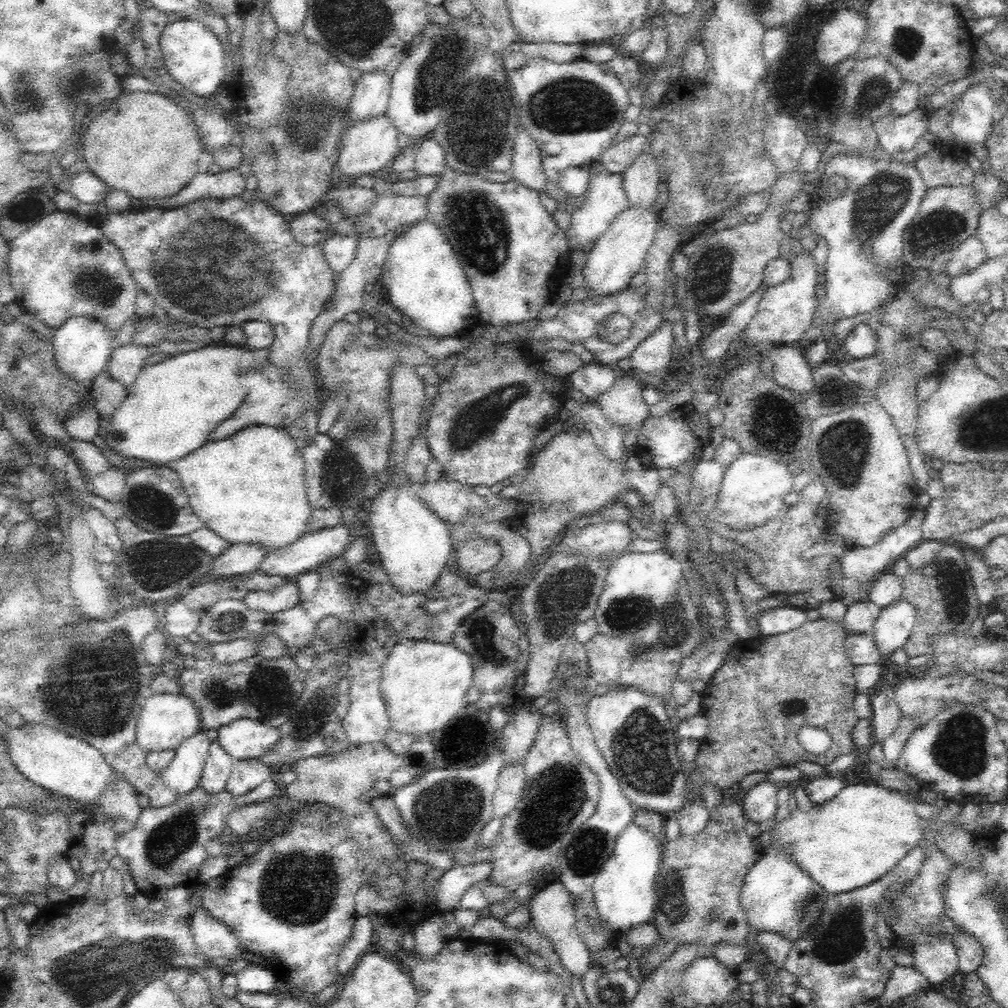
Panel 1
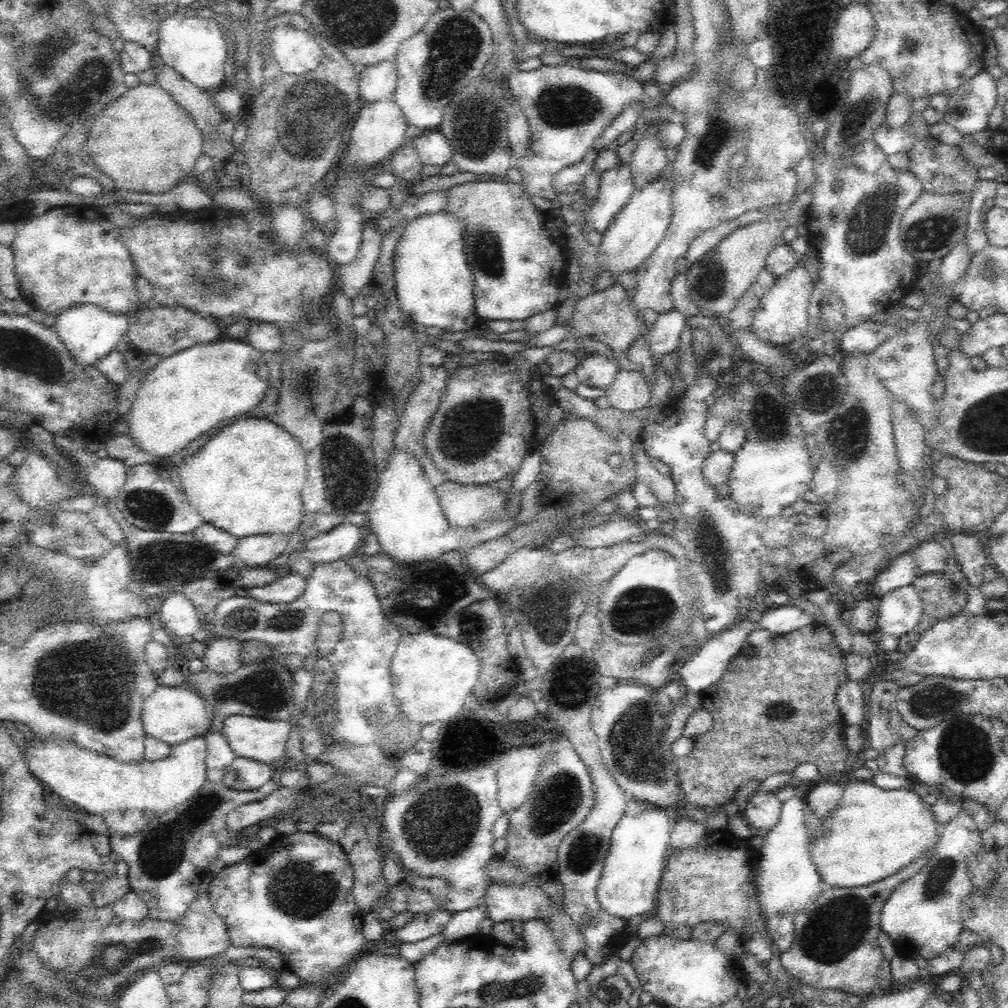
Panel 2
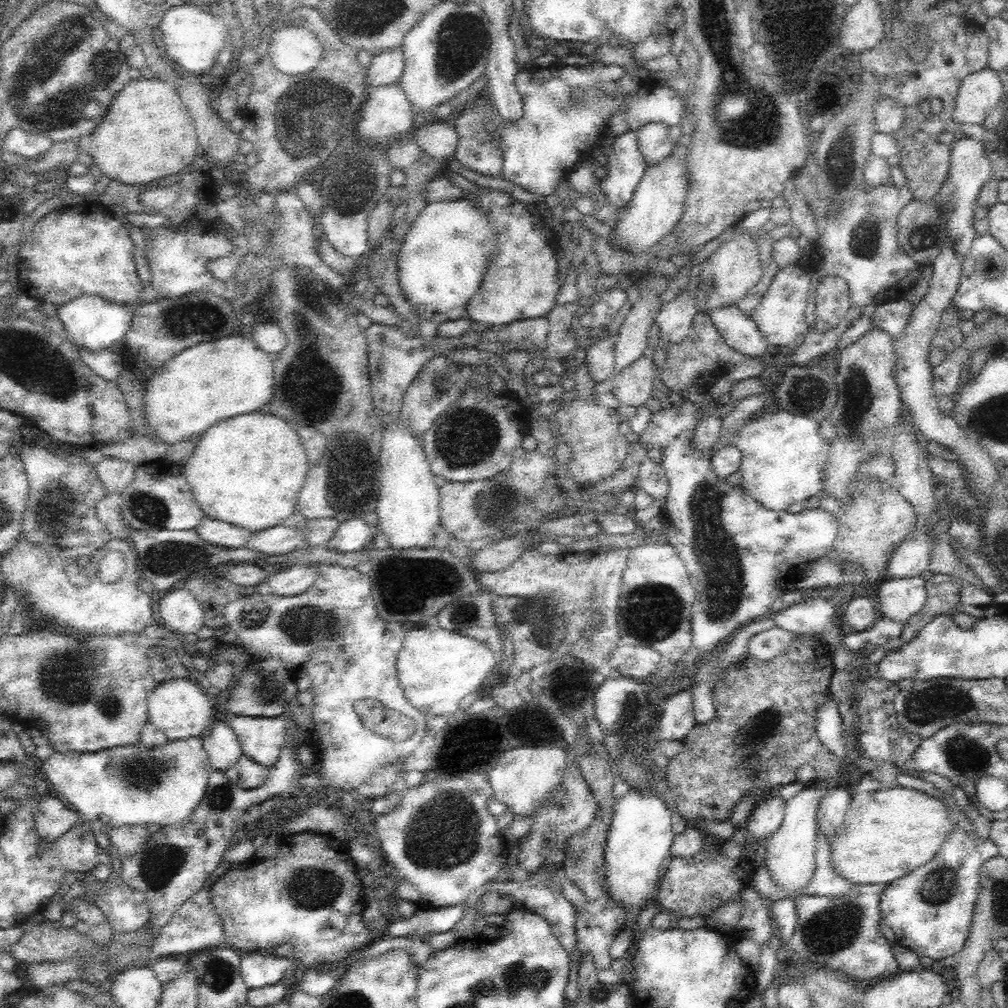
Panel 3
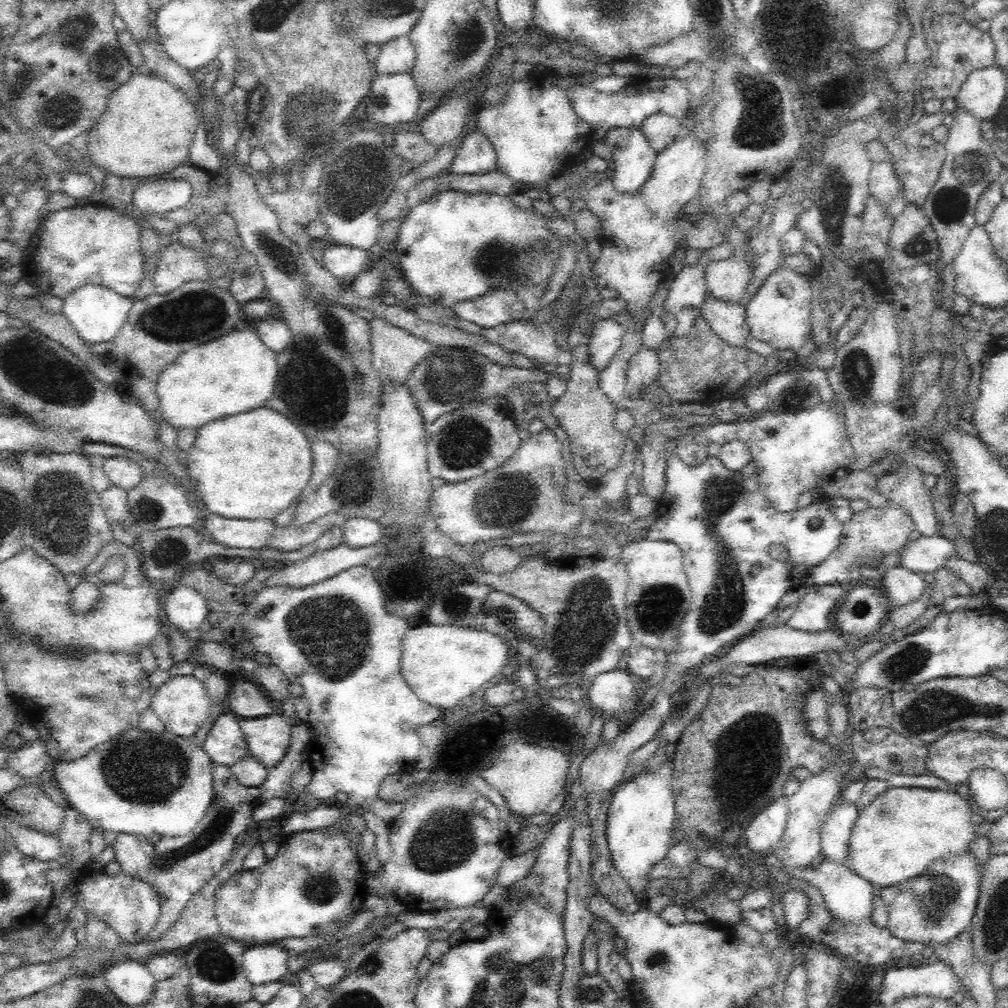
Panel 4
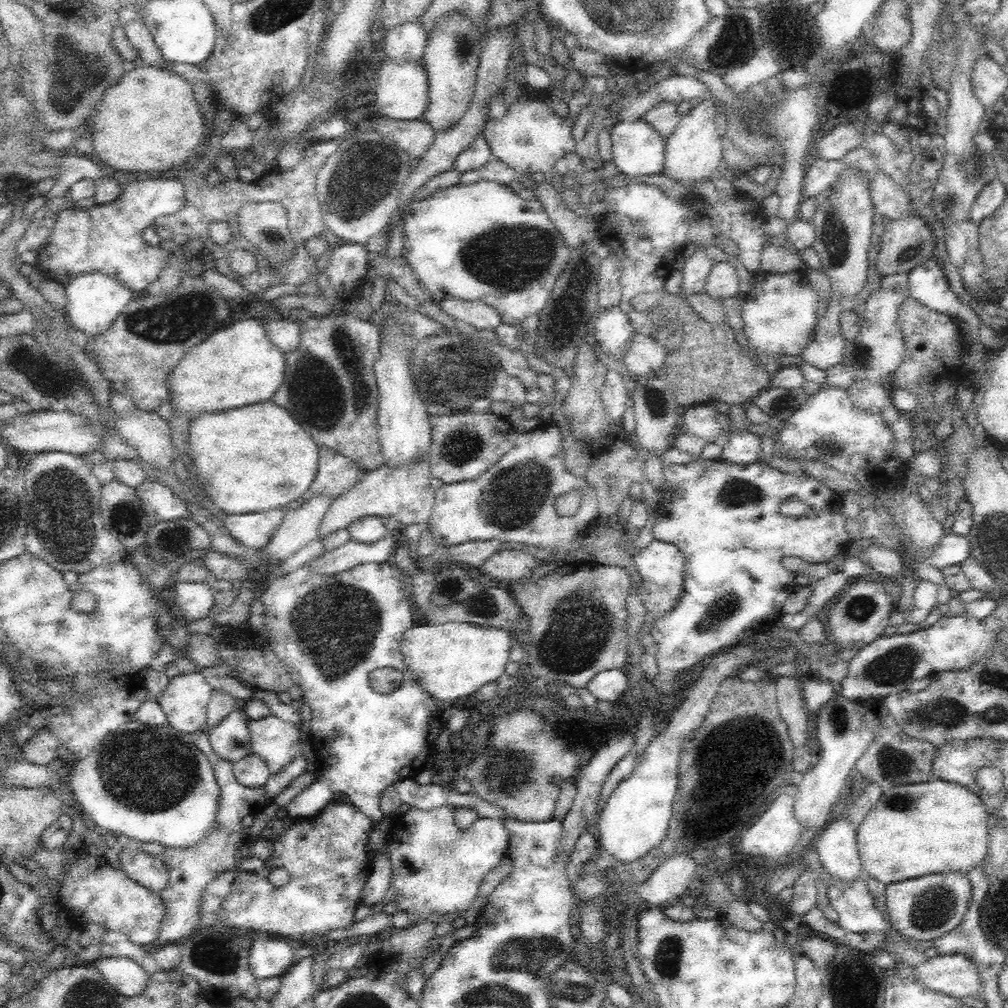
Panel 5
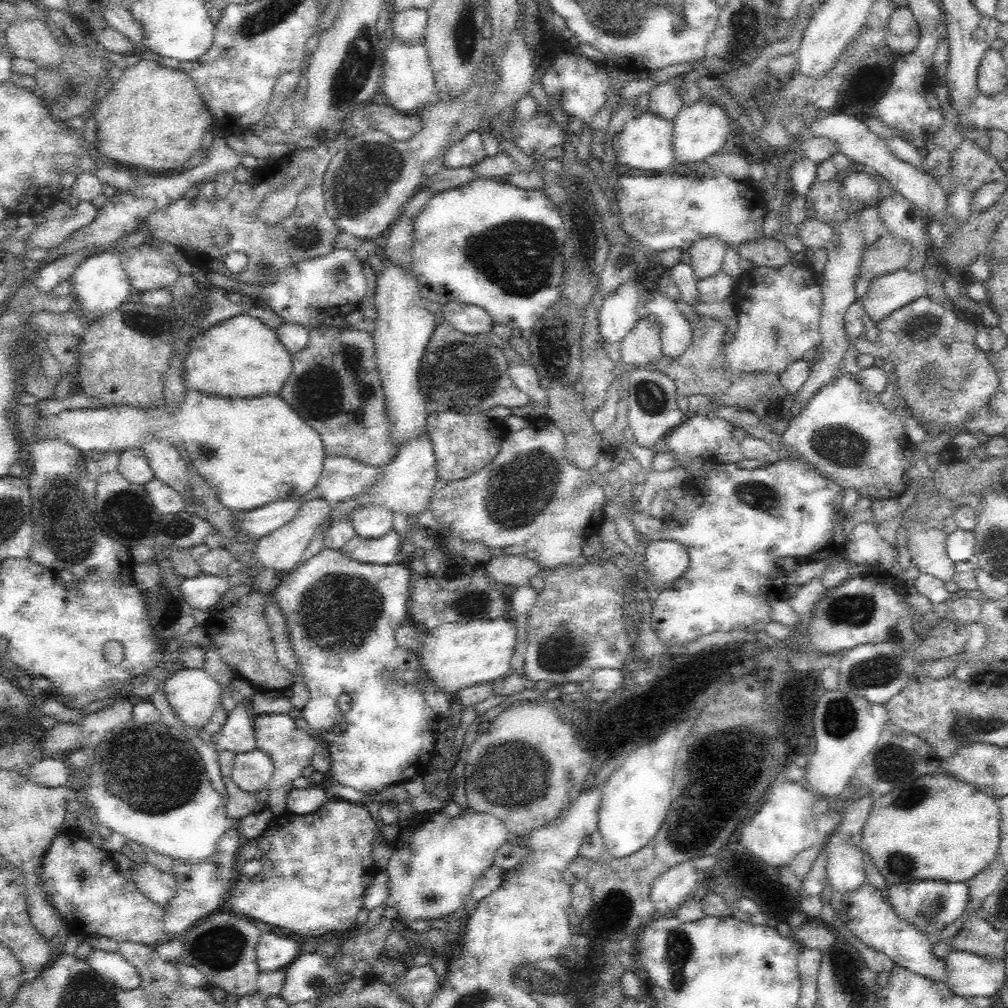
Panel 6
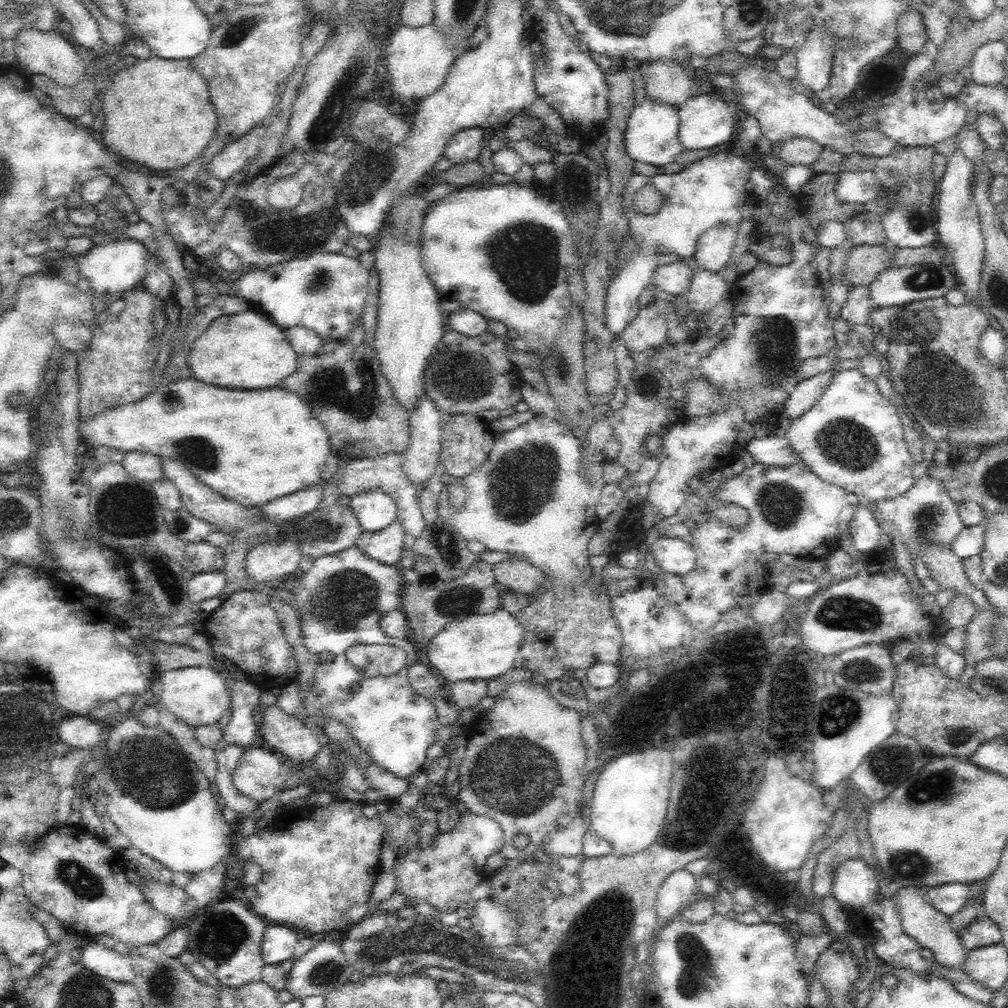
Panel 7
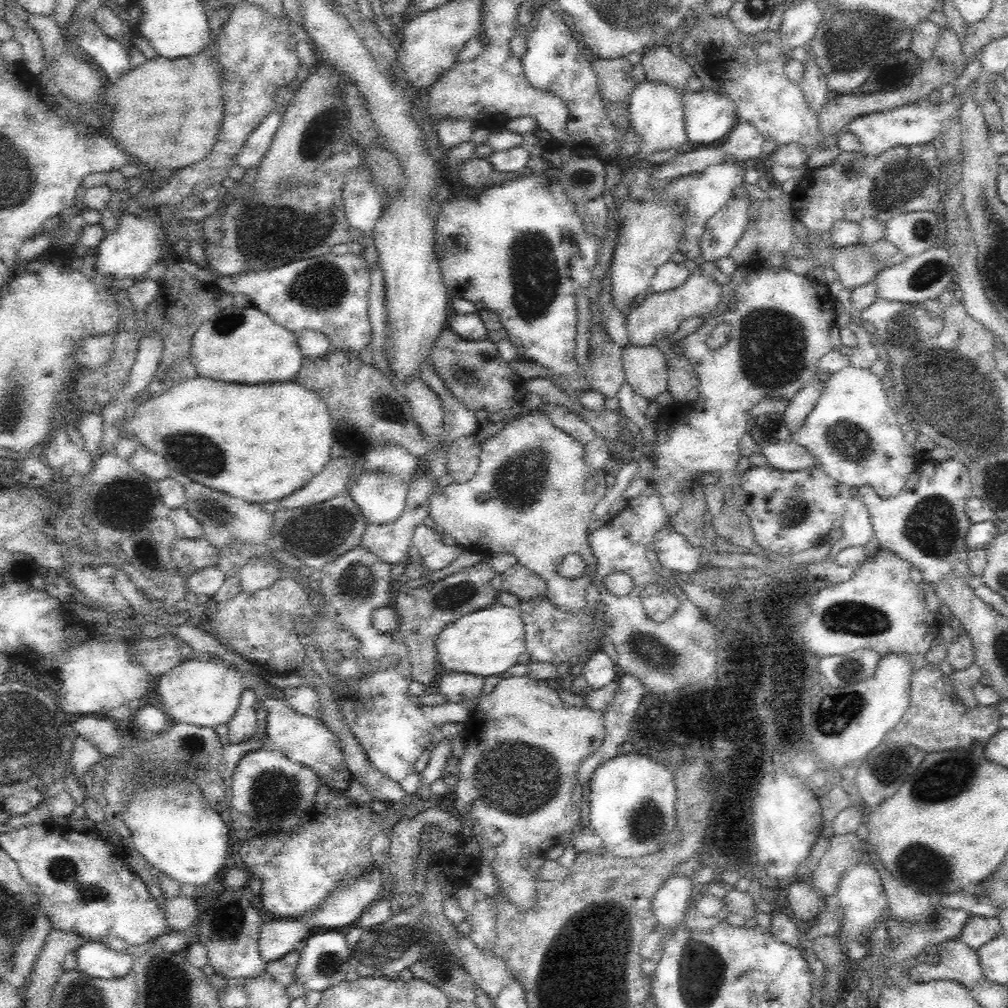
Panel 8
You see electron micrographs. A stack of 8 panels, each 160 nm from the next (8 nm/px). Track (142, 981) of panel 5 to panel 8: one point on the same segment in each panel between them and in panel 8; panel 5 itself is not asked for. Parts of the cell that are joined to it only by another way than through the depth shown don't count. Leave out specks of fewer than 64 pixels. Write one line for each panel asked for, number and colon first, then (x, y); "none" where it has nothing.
6: (111, 965)
7: (108, 964)
8: (95, 959)

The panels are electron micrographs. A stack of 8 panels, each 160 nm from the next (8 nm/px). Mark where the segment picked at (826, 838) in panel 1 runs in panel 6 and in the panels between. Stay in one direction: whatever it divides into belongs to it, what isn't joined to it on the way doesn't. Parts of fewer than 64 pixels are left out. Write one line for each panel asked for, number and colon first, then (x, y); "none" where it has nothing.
2: (872, 833)
3: (888, 832)
4: (896, 837)
5: (913, 830)
6: (932, 827)

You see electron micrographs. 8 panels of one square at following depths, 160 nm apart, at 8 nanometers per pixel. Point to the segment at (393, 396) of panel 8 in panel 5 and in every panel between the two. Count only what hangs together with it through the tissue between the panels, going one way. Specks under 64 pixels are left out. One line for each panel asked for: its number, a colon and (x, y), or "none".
5: (330, 386)
6: (334, 383)
7: (343, 383)

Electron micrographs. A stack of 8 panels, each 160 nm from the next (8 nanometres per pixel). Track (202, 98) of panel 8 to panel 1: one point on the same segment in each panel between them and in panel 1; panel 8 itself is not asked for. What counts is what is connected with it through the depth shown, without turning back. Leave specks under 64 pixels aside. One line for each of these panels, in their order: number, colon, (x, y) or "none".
1: (145, 143)
2: (144, 140)
3: (147, 134)
4: (147, 128)
5: (149, 121)
6: (153, 117)
7: (147, 96)

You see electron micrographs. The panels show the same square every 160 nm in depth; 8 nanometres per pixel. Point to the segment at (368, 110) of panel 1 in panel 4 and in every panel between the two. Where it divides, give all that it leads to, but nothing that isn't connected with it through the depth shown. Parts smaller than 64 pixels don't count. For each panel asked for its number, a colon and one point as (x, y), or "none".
2: (378, 81)
3: (385, 68)
4: (398, 55)

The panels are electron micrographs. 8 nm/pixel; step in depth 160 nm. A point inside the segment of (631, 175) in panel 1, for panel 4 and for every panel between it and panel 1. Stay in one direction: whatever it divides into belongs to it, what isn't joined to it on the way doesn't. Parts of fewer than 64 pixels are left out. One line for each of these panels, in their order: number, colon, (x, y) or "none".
2: (647, 161)
3: (653, 142)
4: (660, 129)

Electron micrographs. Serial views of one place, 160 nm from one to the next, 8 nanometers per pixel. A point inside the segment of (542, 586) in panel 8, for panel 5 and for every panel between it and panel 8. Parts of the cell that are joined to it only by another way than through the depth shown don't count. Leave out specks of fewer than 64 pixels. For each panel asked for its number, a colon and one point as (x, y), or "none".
5: (507, 565)
6: (509, 569)
7: (514, 574)

